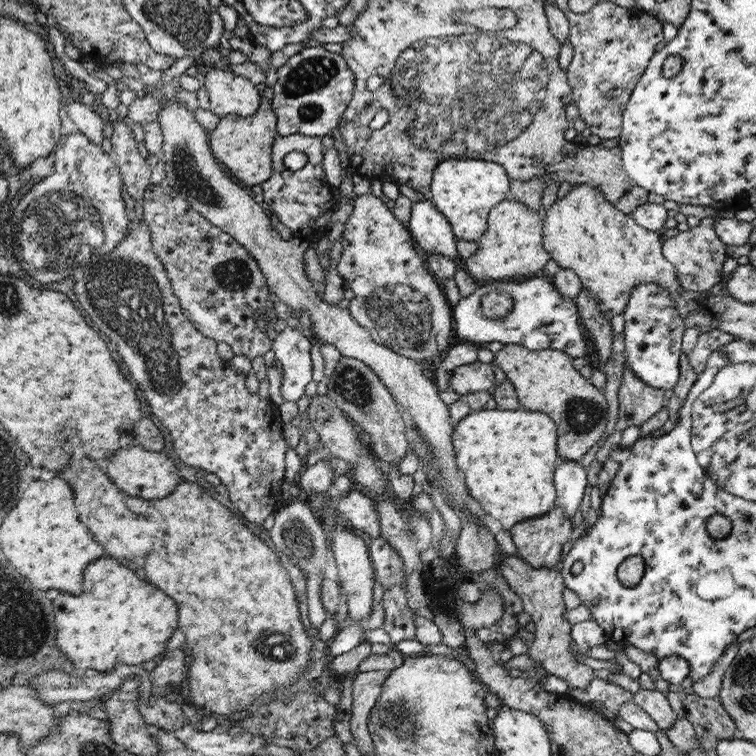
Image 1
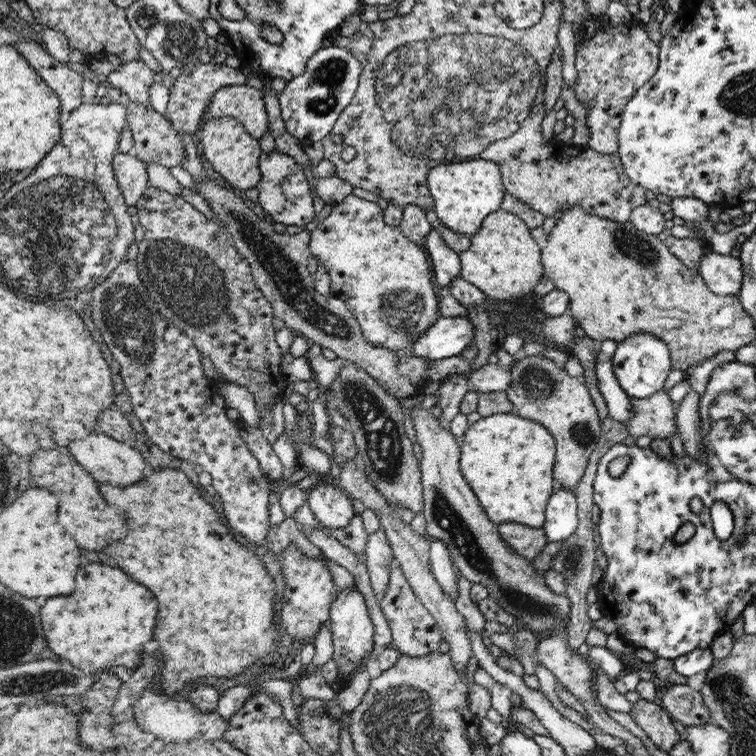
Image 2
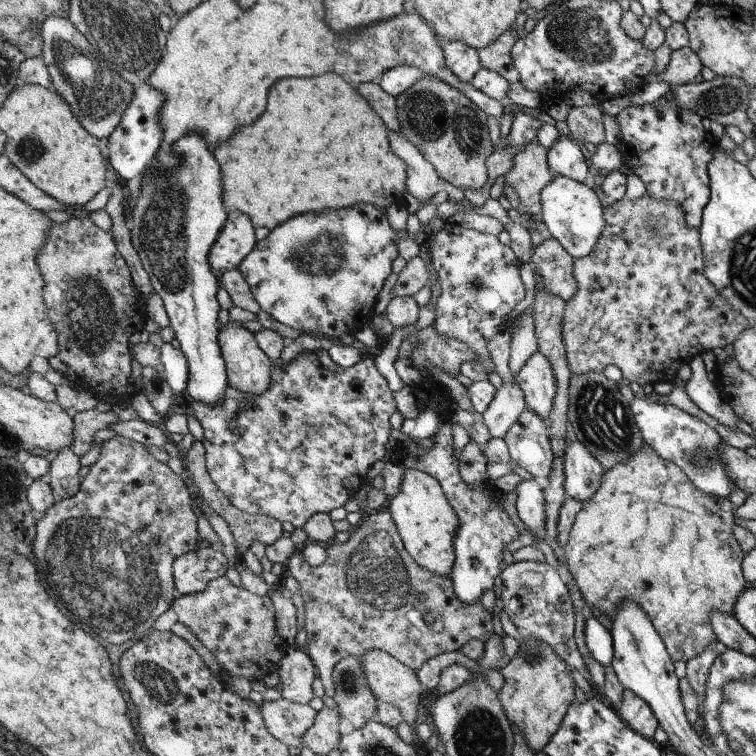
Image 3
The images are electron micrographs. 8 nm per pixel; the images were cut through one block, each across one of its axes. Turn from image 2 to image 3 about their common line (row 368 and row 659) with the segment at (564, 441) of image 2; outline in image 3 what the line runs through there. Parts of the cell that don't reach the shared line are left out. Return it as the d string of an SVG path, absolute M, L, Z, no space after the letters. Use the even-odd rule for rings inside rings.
M524 635L518 652L498 670L504 675L504 686L498 691L498 700L510 724L524 734L530 752L540 752L550 737L560 728L567 710L575 702L576 682L567 663L545 641Z

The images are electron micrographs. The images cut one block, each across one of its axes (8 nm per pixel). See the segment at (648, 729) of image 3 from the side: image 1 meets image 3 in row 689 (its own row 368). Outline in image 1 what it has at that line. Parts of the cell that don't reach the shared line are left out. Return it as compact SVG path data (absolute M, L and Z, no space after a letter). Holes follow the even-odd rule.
M624 368L617 400L616 429L623 430L628 426L642 426L667 406L668 399L664 398L664 391L644 384L640 376L630 368Z

